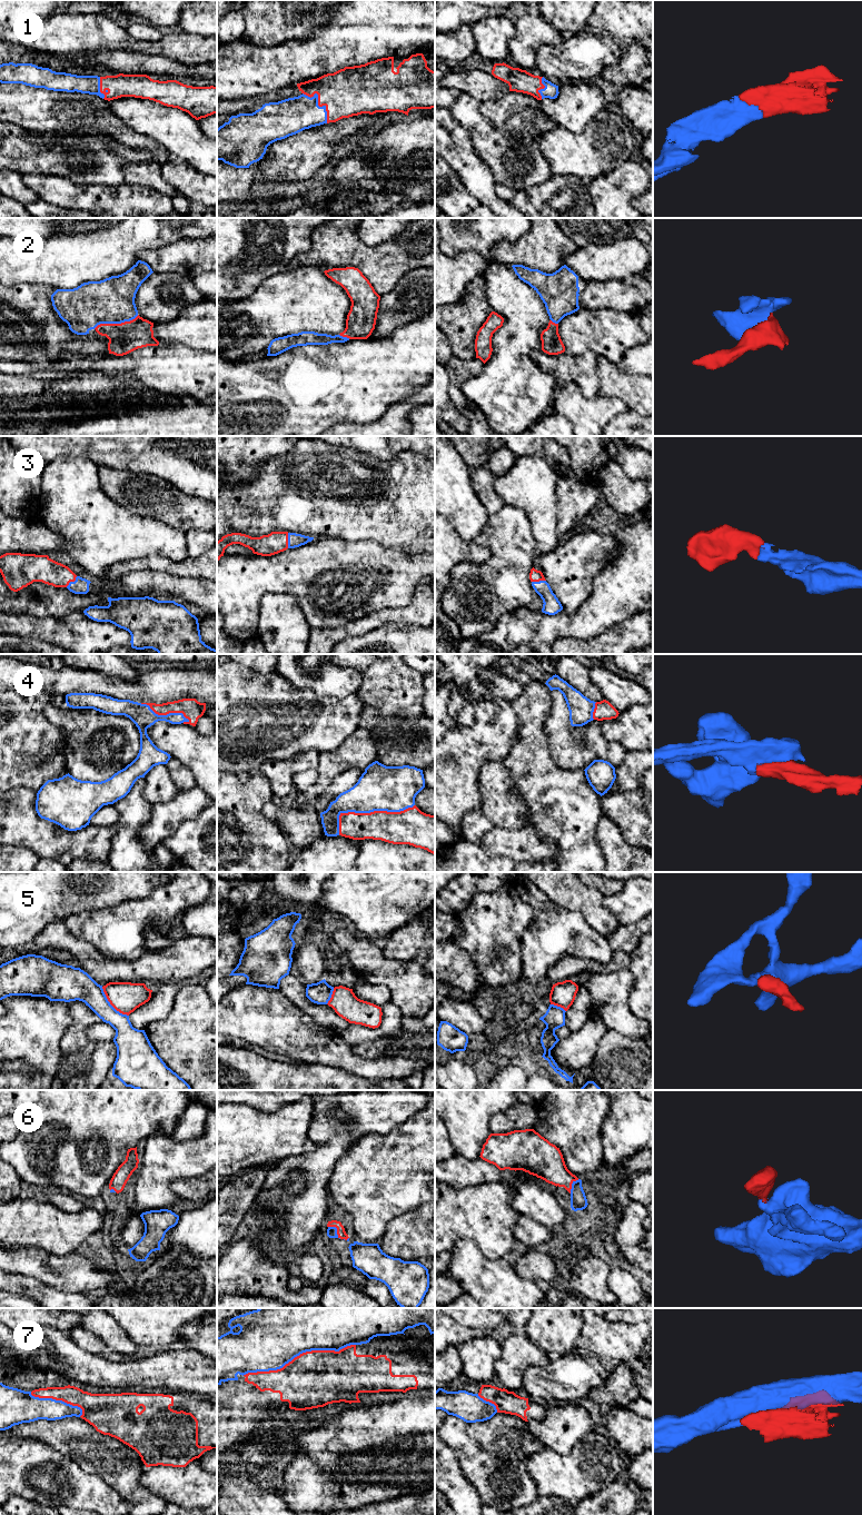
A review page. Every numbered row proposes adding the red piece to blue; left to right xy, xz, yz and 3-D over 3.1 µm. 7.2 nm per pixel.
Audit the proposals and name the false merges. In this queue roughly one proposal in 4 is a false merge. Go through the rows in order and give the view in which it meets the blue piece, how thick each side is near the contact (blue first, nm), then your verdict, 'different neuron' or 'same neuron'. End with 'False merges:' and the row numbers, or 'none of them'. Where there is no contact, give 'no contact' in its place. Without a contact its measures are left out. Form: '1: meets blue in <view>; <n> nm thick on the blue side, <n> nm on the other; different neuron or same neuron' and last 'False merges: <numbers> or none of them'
1: meets blue in xz; 260 nm thick on the blue side, 340 nm on the other; same neuron
2: meets blue in xy; 320 nm thick on the blue side, 220 nm on the other; same neuron
3: meets blue in xz; 100 nm thick on the blue side, 160 nm on the other; same neuron
4: meets blue in xz; 340 nm thick on the blue side, 240 nm on the other; same neuron
5: meets blue in xy; 200 nm thick on the blue side, 220 nm on the other; different neuron
6: meets blue in xz; 80 nm thick on the blue side, 70 nm on the other; same neuron
7: meets blue in xz; 480 nm thick on the blue side, 400 nm on the other; different neuron
False merges: 5, 7

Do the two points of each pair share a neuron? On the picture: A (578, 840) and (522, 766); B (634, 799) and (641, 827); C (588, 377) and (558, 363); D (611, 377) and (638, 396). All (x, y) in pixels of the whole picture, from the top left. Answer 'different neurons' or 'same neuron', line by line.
A: same neuron
B: same neuron
C: same neuron
D: same neuron

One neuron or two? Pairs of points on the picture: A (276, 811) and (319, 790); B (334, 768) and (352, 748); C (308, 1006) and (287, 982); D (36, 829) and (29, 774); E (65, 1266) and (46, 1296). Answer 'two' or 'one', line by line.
A: two
B: one
C: one
D: two
E: two

